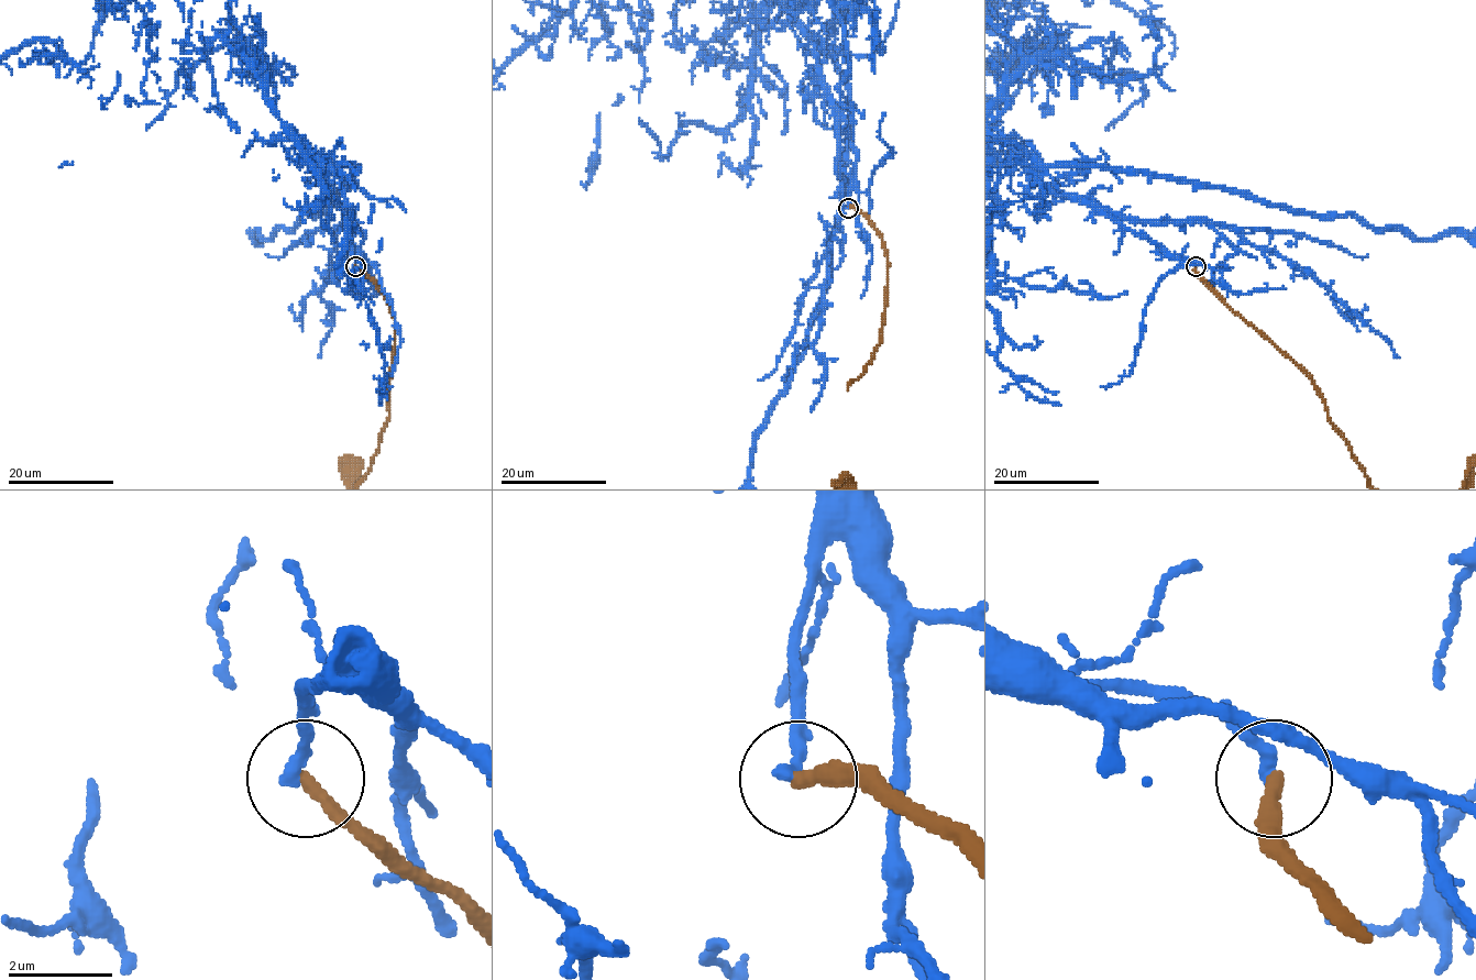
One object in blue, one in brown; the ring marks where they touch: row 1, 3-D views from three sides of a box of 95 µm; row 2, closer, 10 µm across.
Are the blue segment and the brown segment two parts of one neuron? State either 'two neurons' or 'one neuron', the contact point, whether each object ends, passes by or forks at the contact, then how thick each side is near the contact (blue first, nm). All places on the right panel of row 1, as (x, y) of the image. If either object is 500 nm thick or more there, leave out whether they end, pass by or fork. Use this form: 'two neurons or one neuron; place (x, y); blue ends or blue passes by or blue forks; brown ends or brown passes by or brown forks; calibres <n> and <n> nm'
two neurons; place (1196, 266); blue ends; brown ends; calibres 280 and 300 nm

